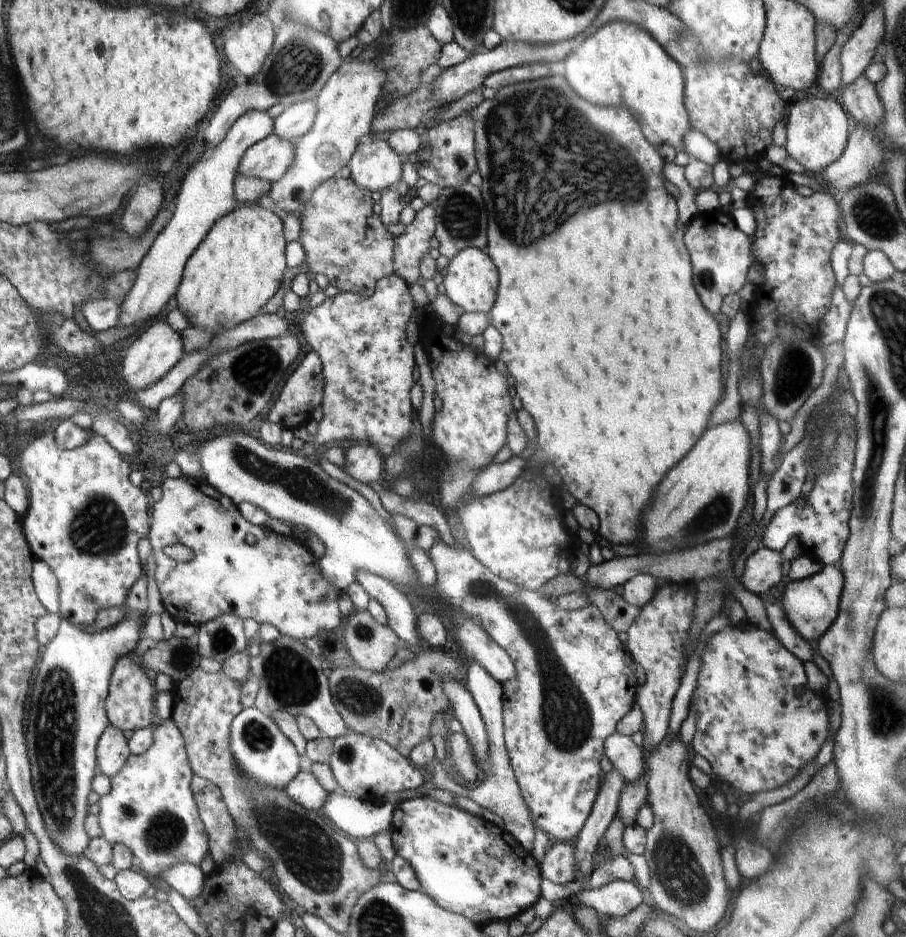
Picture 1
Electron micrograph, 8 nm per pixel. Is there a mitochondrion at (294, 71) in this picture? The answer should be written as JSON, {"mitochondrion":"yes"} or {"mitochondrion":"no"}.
{"mitochondrion":"yes"}

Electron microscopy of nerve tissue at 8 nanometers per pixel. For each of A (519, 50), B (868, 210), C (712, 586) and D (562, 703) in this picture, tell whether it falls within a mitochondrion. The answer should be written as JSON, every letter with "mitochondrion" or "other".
{"A":"other","B":"mitochondrion","C":"other","D":"mitochondrion"}

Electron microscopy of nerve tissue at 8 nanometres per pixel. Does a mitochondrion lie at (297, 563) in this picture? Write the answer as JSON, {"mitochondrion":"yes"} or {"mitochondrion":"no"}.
{"mitochondrion":"no"}

